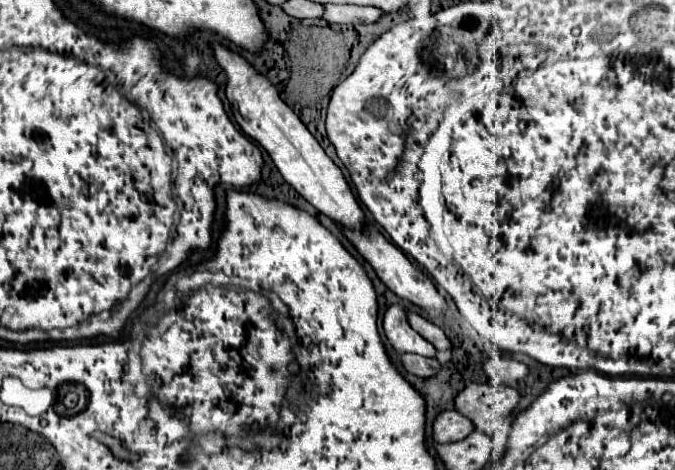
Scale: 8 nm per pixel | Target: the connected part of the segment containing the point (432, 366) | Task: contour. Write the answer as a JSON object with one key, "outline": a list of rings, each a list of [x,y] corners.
{"outline":[[[405,353],[399,359],[401,359],[401,365],[405,367],[405,371],[409,371],[417,377],[431,377],[441,369],[441,363],[437,359],[427,359],[427,357],[411,355],[411,353]]]}

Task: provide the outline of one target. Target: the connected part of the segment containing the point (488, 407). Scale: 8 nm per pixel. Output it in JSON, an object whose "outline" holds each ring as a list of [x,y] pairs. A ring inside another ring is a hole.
{"outline":[[[469,383],[455,397],[455,411],[465,415],[475,429],[489,437],[507,419],[519,403],[519,391],[511,387],[491,387],[487,383]]]}

